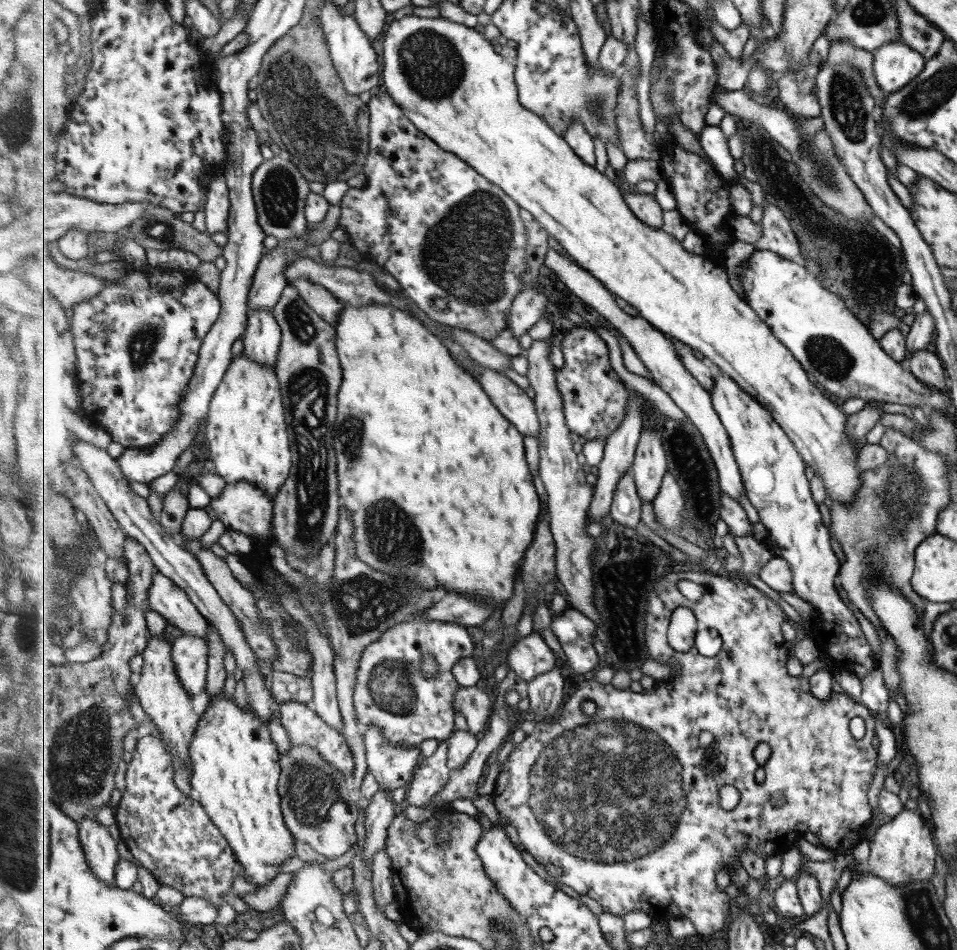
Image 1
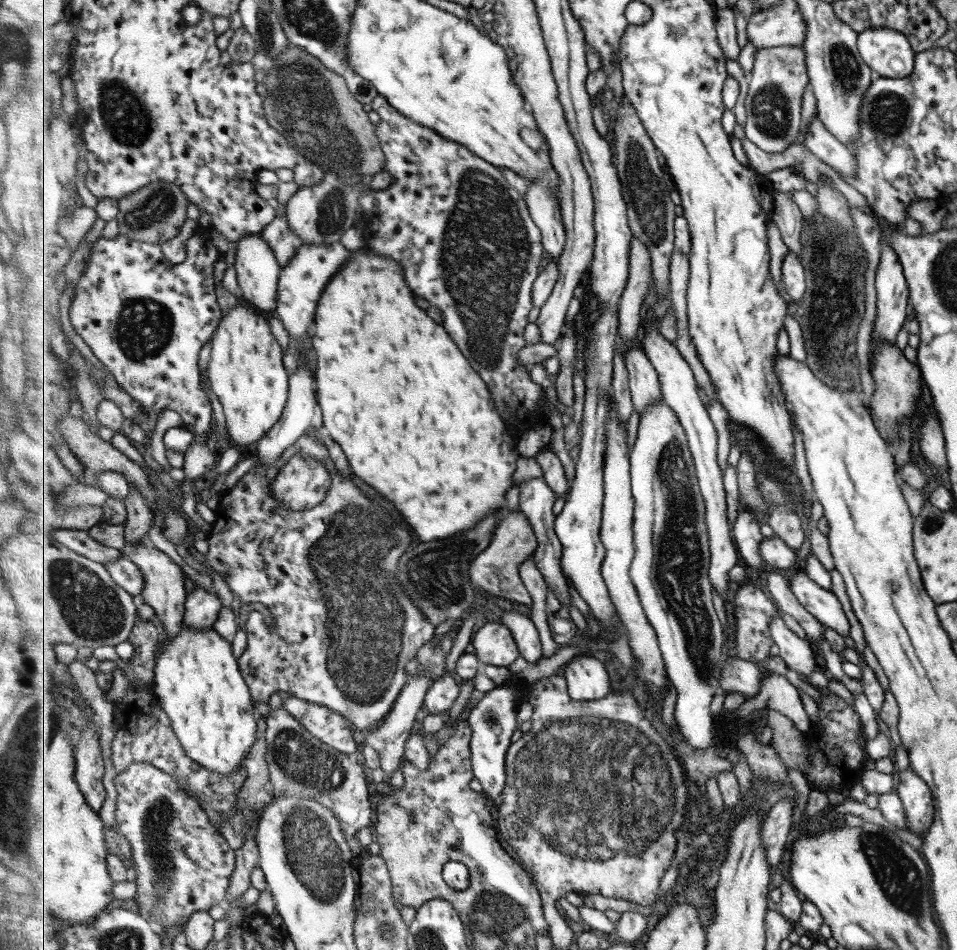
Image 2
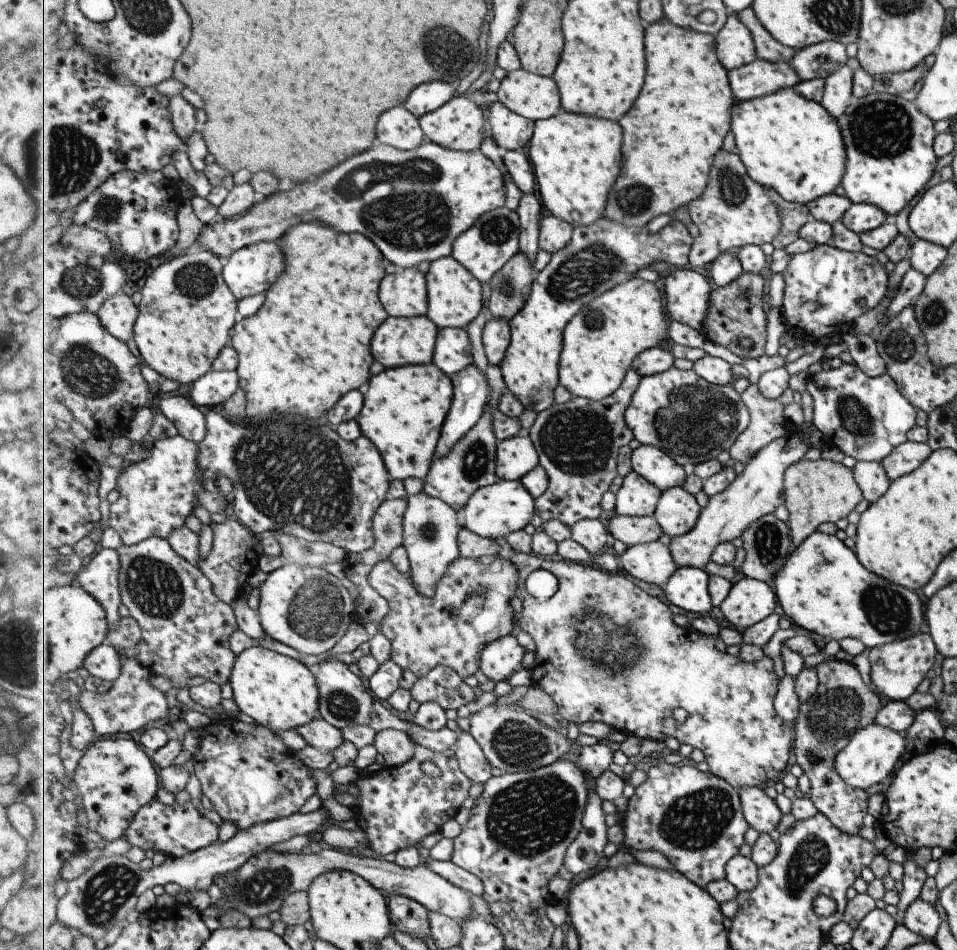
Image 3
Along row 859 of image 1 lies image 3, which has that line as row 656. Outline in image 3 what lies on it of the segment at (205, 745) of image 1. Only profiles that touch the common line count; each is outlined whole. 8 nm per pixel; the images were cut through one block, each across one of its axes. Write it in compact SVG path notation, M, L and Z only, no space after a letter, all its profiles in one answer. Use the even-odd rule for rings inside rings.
M258 645L244 650L236 658L229 684L239 710L262 727L273 731L297 730L321 718L321 690L314 670L299 660L277 654L273 650Z

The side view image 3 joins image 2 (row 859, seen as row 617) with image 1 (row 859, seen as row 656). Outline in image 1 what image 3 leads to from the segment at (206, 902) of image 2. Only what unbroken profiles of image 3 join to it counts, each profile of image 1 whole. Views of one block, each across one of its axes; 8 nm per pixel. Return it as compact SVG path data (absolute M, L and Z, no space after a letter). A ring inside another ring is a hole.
M147 735L136 742L136 747L126 770L125 791L116 807L115 822L121 840L131 855L147 869L159 884L167 884L177 889L184 897L201 897L211 906L219 908L225 901L221 896L231 890L237 868L236 854L229 847L227 838L211 820L201 802L194 800L177 788L174 759L158 736Z

